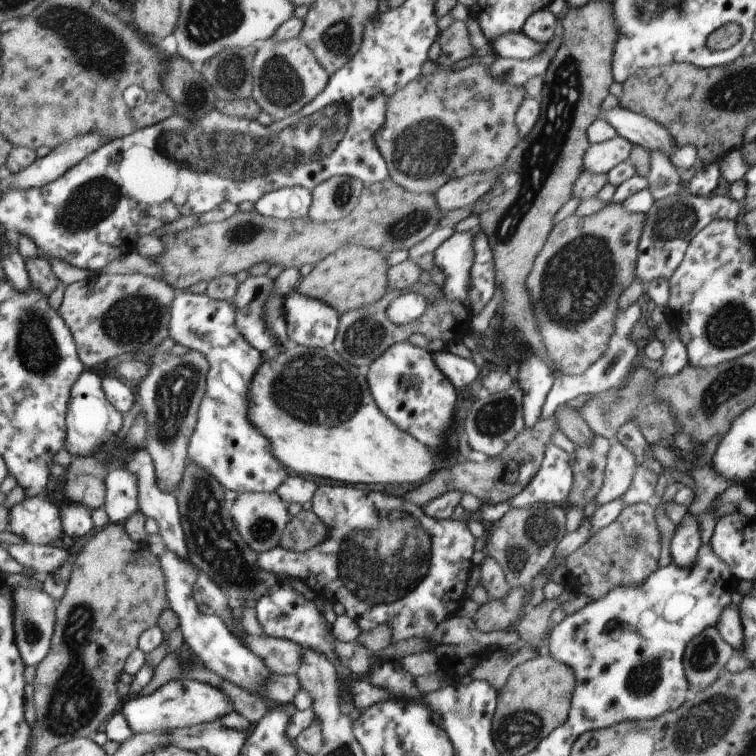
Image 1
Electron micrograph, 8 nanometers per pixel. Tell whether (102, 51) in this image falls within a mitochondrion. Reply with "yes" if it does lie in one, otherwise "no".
yes

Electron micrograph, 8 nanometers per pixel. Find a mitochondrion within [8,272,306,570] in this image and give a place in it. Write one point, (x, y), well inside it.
(39, 350)

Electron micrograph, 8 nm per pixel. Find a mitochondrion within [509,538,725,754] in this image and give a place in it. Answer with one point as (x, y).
(646, 676)

